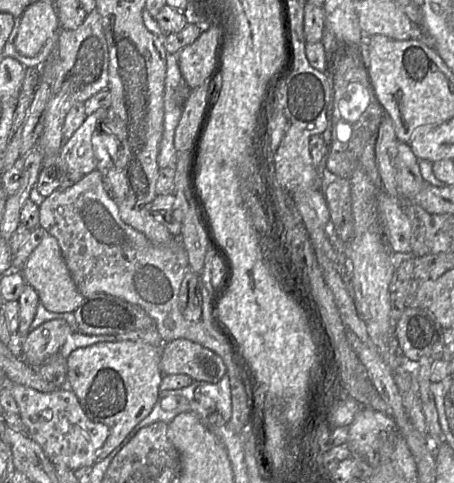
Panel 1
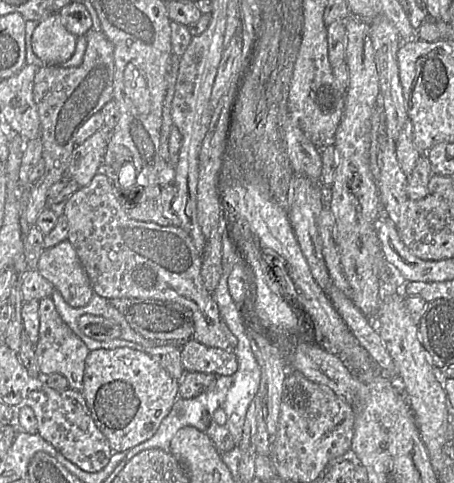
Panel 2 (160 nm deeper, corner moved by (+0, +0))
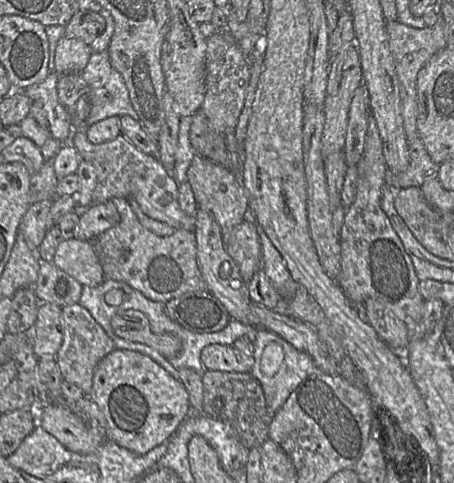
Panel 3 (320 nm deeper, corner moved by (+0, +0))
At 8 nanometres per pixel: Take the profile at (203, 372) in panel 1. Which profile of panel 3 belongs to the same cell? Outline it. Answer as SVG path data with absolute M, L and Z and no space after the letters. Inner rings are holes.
M210 344L201 350L200 359L206 370L250 373L255 359L231 345Z

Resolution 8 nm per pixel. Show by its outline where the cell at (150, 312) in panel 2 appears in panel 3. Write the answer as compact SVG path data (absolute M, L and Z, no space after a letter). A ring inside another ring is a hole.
M208 289L171 298L164 309L172 321L193 333L218 332L231 320L225 306Z

